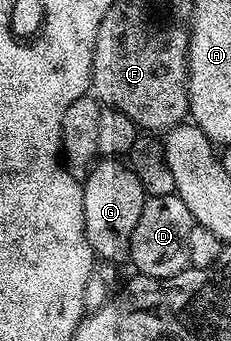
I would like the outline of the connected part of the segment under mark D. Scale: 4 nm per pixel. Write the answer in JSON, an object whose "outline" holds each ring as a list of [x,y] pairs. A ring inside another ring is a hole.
{"outline":[[[176,194],[166,197],[154,197],[153,195],[145,198],[142,205],[142,214],[138,216],[138,225],[134,225],[134,233],[130,237],[130,263],[136,266],[135,270],[146,277],[155,279],[169,279],[178,273],[187,271],[190,264],[188,261],[188,242],[190,233],[194,226],[194,220],[190,209],[186,209],[186,201],[182,201]]]}

